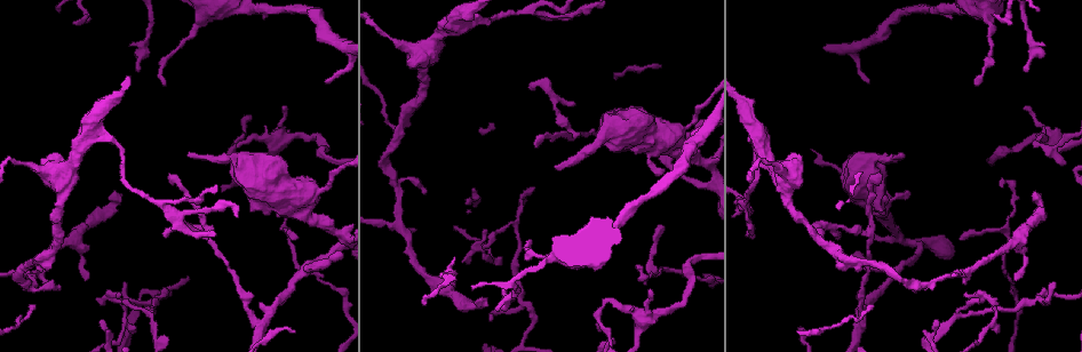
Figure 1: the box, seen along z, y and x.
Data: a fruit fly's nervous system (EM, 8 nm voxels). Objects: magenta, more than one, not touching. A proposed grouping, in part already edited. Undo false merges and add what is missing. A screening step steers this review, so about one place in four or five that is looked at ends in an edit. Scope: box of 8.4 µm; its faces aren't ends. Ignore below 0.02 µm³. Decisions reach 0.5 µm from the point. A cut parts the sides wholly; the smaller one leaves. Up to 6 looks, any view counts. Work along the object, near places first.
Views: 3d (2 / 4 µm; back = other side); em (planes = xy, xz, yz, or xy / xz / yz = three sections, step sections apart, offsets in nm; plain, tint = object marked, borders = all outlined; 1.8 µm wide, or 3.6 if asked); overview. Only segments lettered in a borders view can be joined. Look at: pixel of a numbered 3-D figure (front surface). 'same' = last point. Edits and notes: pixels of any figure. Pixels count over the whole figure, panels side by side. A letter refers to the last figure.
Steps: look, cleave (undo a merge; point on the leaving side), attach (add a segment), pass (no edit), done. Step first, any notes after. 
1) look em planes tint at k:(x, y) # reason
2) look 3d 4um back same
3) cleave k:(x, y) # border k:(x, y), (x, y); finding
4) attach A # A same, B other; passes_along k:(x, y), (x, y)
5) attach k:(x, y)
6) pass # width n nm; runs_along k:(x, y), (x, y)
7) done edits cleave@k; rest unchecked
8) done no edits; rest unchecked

look 3d 4um at 1:(533, 144) # an open end

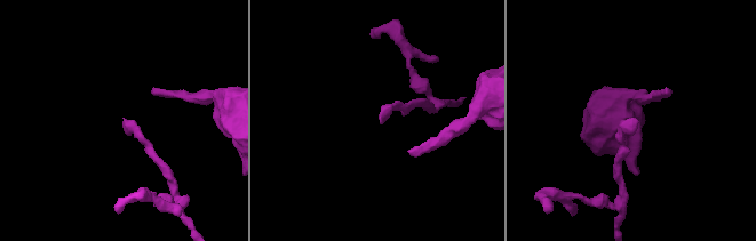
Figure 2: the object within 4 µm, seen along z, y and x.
look em yz step 16 borders at 2:(380, 121)

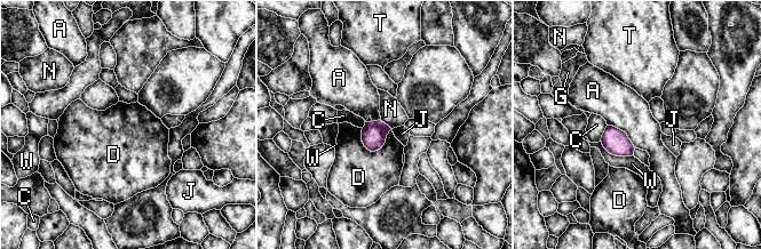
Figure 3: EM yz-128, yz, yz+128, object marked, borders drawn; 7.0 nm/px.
pass # width 180 nm; A other, C other, D other, G other, J other, N other, T other, W other; border 3:(391, 129), (374, 151), (361, 141); no lettered segment goes on from it

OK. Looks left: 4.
look 3d 4um at 1:(479, 300)

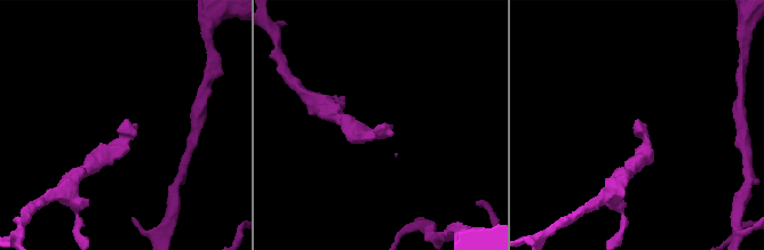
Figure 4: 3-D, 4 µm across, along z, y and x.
look em xy step 16 borders at 4:(381, 127)

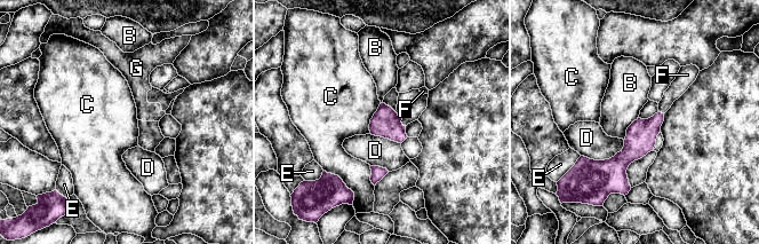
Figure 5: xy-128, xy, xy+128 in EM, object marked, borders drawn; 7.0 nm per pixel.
attach F # B other, C other, D other, E other, F same, G other; the neuron continues

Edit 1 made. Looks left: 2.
look overview

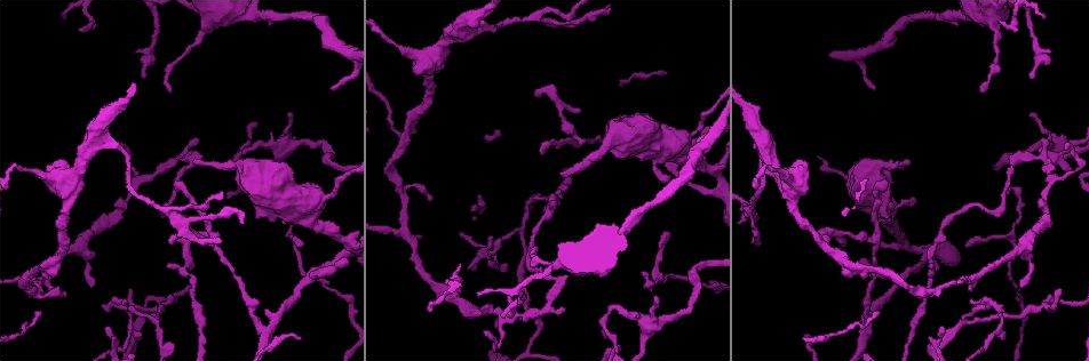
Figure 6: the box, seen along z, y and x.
look em planes borders at 6:(767, 153) # three-way junction

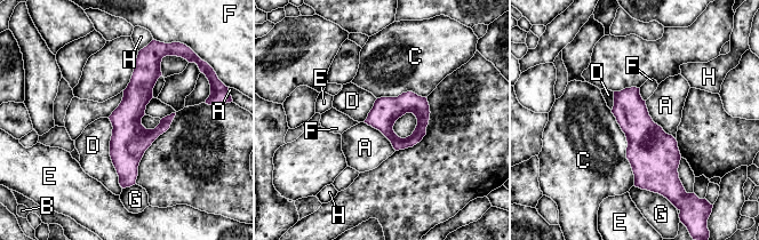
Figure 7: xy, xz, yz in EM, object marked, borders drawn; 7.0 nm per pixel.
pass # longest_contact C 550 nm; A other, B other, C other, D other, E other, F other, G other, H other; border 7:(645, 101), (650, 118), (676, 140); all the same neuron

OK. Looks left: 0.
done edits attach@5; rest unchecked

